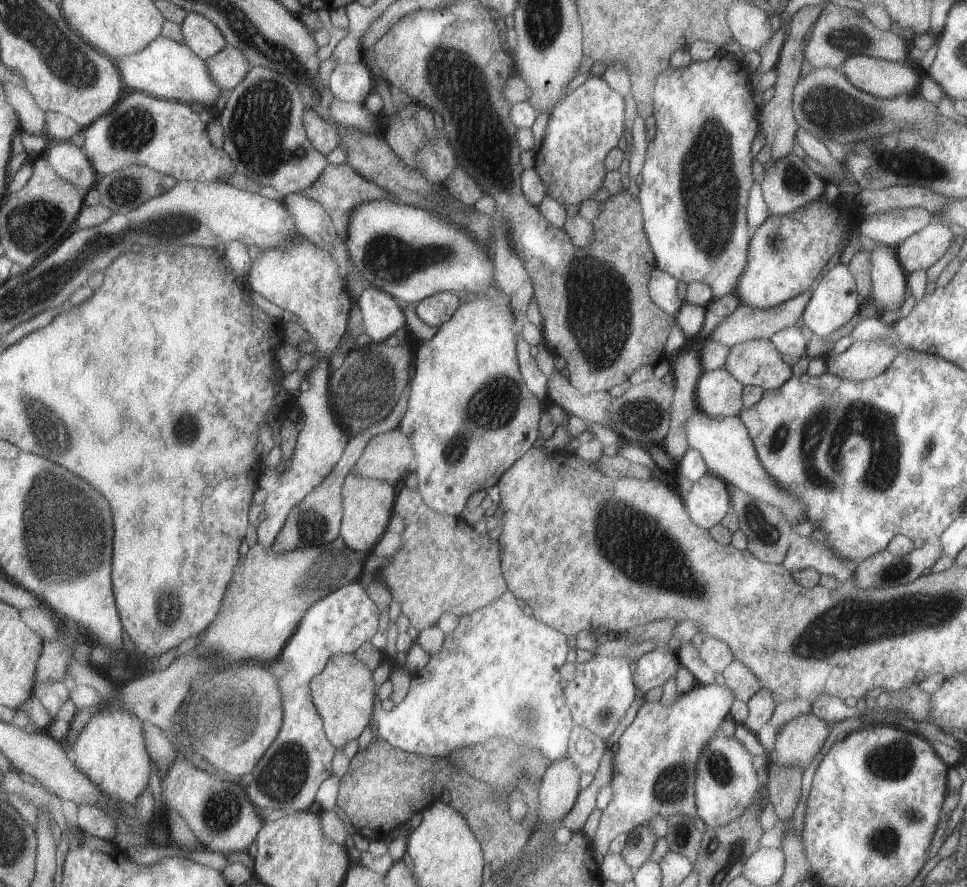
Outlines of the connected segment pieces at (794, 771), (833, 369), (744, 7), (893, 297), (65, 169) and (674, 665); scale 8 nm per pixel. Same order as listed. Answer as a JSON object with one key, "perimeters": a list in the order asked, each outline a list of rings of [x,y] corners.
{"perimeters":[[[[769,764],[769,780],[765,785],[766,802],[771,802],[780,821],[790,821],[801,798],[803,771],[799,767]]],[[[854,341],[846,352],[825,356],[827,373],[852,381],[872,379],[883,374],[897,354],[887,341]]],[[[734,1],[727,8],[727,22],[733,39],[742,49],[758,51],[774,34],[771,18],[750,1]]],[[[878,243],[868,252],[871,261],[871,302],[882,312],[899,309],[907,294],[907,276],[899,264],[897,250]]],[[[64,141],[50,148],[47,156],[58,175],[77,185],[84,196],[97,188],[101,176],[83,146],[78,146],[72,141]]],[[[668,644],[656,646],[652,652],[644,654],[638,660],[638,667],[633,674],[633,682],[644,694],[653,688],[663,686],[680,666],[676,654],[670,653]]]]}

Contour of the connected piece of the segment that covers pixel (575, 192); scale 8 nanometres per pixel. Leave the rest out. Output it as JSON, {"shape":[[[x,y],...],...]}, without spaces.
{"shape":[[[590,76],[576,88],[551,116],[548,134],[537,153],[536,168],[553,198],[564,205],[580,206],[604,186],[605,160],[624,134],[626,112],[624,98],[602,76]]]}

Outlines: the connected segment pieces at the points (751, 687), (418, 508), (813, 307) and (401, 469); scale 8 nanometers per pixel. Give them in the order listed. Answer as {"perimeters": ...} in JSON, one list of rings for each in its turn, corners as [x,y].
{"perimeters":[[[[734,660],[722,674],[726,679],[725,686],[733,693],[735,700],[746,704],[763,688],[758,678],[738,660]]],[[[406,487],[401,492],[396,514],[404,518],[406,524],[402,534],[406,545],[392,563],[378,571],[378,575],[387,582],[395,599],[403,604],[403,612],[411,617],[413,626],[421,632],[442,624],[442,618],[448,611],[464,617],[495,604],[509,592],[509,582],[502,568],[504,549],[501,549],[500,539],[492,541],[488,534],[478,534],[478,530],[472,528],[463,516],[446,516],[435,512],[424,501],[419,488],[412,490]]],[[[842,263],[836,264],[832,270],[825,273],[807,303],[802,317],[802,322],[814,335],[821,338],[832,335],[836,330],[850,323],[850,320],[858,314],[862,306],[854,276],[846,266]]],[[[401,428],[377,435],[357,463],[358,477],[389,481],[396,486],[416,469],[417,453]]]]}

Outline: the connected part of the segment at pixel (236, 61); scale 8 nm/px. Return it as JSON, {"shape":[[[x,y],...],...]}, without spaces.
{"shape":[[[228,44],[217,56],[208,60],[211,76],[224,90],[232,92],[249,78],[253,67],[244,50]]]}

